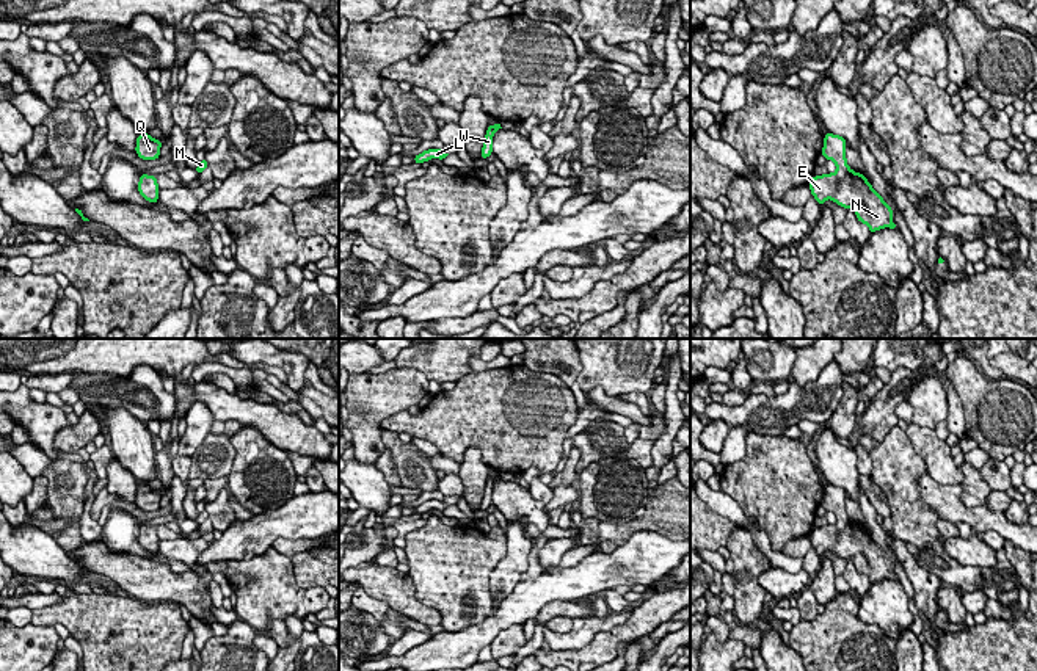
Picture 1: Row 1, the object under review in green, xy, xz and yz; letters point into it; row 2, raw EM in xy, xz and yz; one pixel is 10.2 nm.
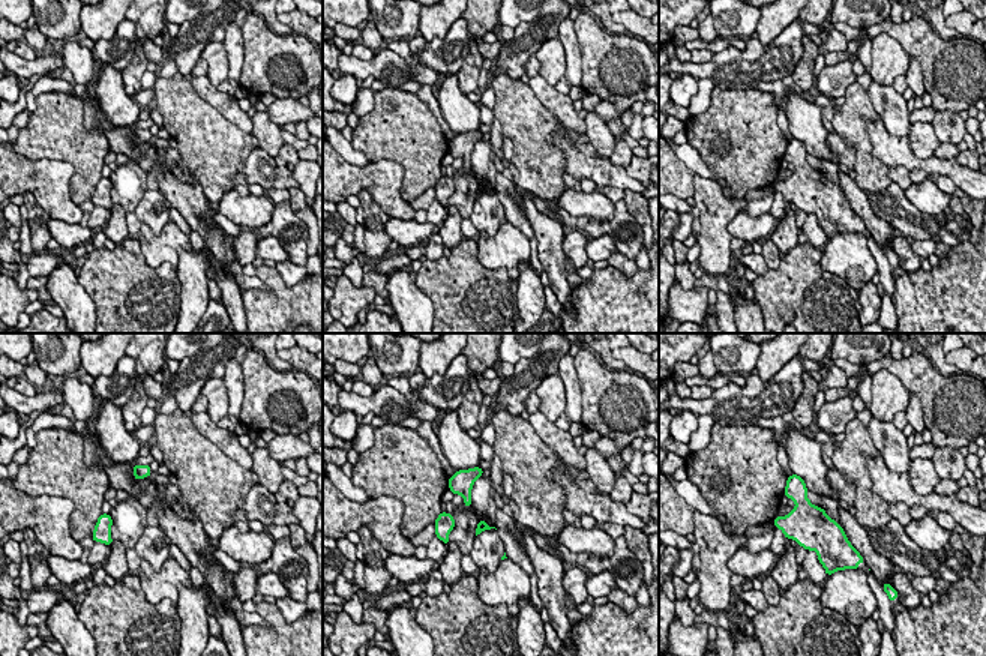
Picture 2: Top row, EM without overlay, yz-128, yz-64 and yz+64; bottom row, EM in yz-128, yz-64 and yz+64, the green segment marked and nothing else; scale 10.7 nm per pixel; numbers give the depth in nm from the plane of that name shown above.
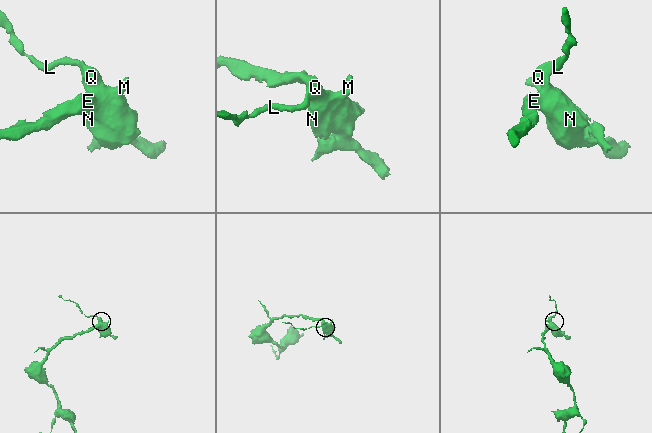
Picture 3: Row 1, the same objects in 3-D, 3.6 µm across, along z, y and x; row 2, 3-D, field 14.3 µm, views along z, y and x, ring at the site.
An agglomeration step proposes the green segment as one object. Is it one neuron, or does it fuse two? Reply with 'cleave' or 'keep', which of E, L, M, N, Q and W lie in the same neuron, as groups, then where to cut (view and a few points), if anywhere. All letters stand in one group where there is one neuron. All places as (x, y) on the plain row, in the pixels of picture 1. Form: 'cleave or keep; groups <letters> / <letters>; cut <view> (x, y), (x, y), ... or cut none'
keep; groups E L M N Q W; cut none

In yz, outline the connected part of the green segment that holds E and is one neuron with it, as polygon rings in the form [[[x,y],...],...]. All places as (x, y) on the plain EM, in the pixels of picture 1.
[[[827,484],[824,488],[822,506],[833,511],[836,522],[833,525],[814,527],[810,533],[811,547],[819,557],[825,550],[835,552],[844,560],[853,560],[860,574],[864,574],[871,585],[883,579],[897,580],[891,572],[893,560],[875,544],[864,525],[849,519],[846,511],[846,491],[839,486]]]

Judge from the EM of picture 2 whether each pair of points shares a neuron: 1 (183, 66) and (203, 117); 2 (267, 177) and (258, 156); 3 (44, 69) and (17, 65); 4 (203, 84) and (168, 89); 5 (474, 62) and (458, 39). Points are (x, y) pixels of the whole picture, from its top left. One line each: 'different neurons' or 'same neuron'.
1: different neurons
2: same neuron
3: same neuron
4: different neurons
5: different neurons

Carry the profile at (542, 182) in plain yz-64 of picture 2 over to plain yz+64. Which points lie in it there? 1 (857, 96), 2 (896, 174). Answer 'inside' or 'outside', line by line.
1: inside
2: outside

